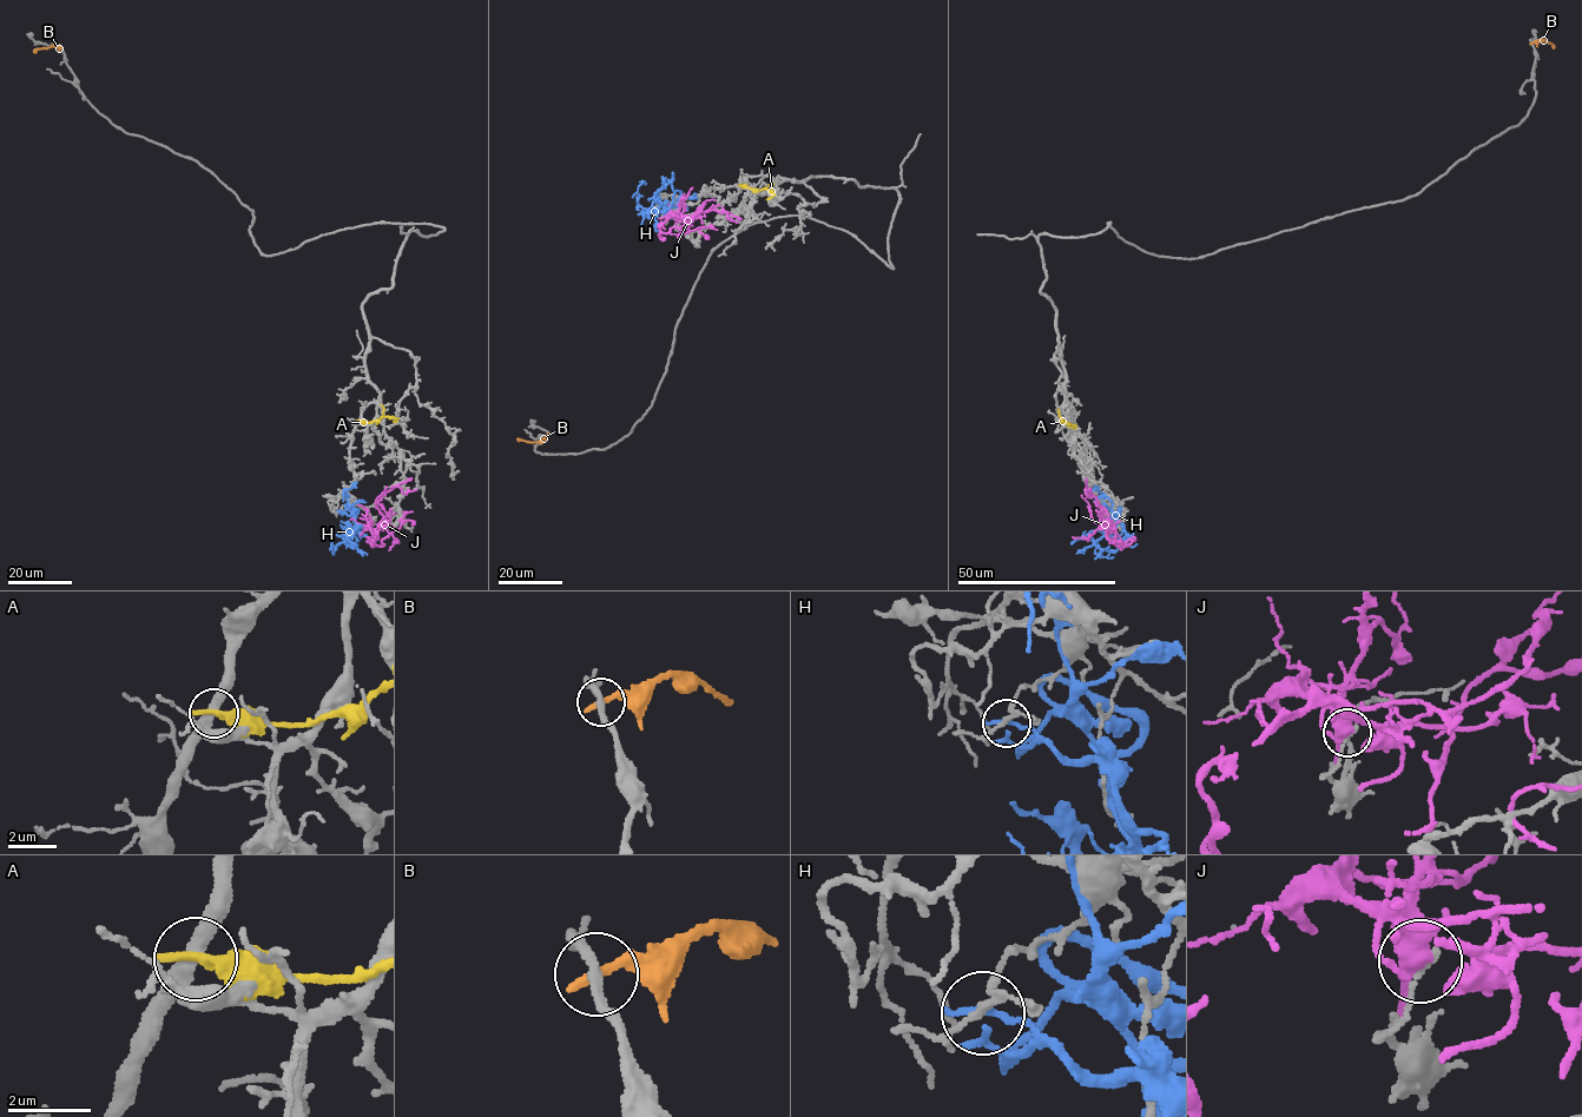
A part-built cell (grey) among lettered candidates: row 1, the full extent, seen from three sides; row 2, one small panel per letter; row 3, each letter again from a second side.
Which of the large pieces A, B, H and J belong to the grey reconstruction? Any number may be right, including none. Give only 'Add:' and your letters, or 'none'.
Add: none

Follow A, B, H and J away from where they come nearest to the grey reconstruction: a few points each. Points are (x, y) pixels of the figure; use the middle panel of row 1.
A: (740, 185), (769, 190), (772, 195), (766, 199)
B: (547, 435), (536, 442), (516, 438)
H: (661, 203), (668, 206), (658, 211), (638, 203), (639, 185), (643, 182), (645, 184)
J: (678, 219), (659, 223), (660, 238), (673, 227), (687, 232), (698, 211), (726, 211), (738, 223)

